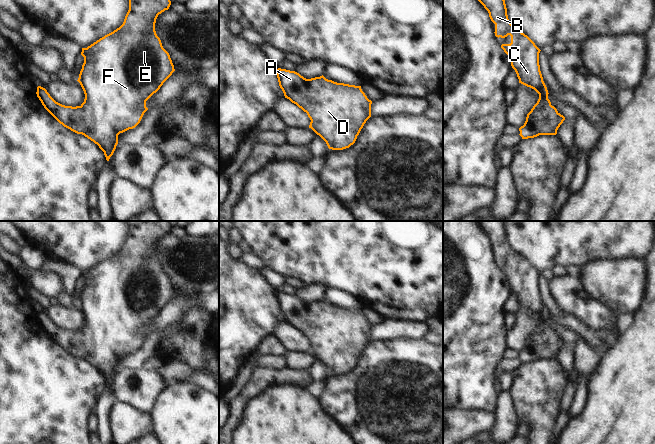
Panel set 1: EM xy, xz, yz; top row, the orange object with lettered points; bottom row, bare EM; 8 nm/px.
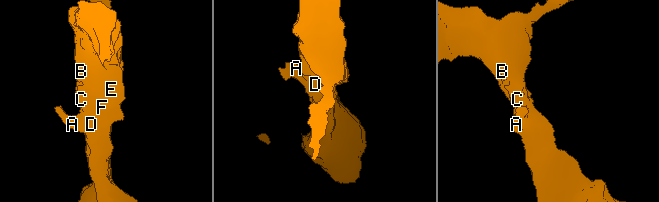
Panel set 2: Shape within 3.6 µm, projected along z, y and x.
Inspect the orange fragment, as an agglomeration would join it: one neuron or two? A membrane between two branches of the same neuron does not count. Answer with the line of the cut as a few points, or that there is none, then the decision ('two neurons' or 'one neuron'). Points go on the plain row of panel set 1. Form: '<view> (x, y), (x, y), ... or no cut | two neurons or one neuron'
no cut | one neuron

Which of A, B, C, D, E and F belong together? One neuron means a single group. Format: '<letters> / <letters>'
A B C D E F

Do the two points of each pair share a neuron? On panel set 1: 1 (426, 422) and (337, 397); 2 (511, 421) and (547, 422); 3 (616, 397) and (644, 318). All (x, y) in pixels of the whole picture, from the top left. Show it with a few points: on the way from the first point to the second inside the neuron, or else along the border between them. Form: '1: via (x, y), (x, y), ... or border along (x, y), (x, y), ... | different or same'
1: via (404, 404), (359, 403) | same
2: border along (512, 399), (516, 416), (521, 421) | different
3: via (636, 377), (644, 369), (644, 338) | same

